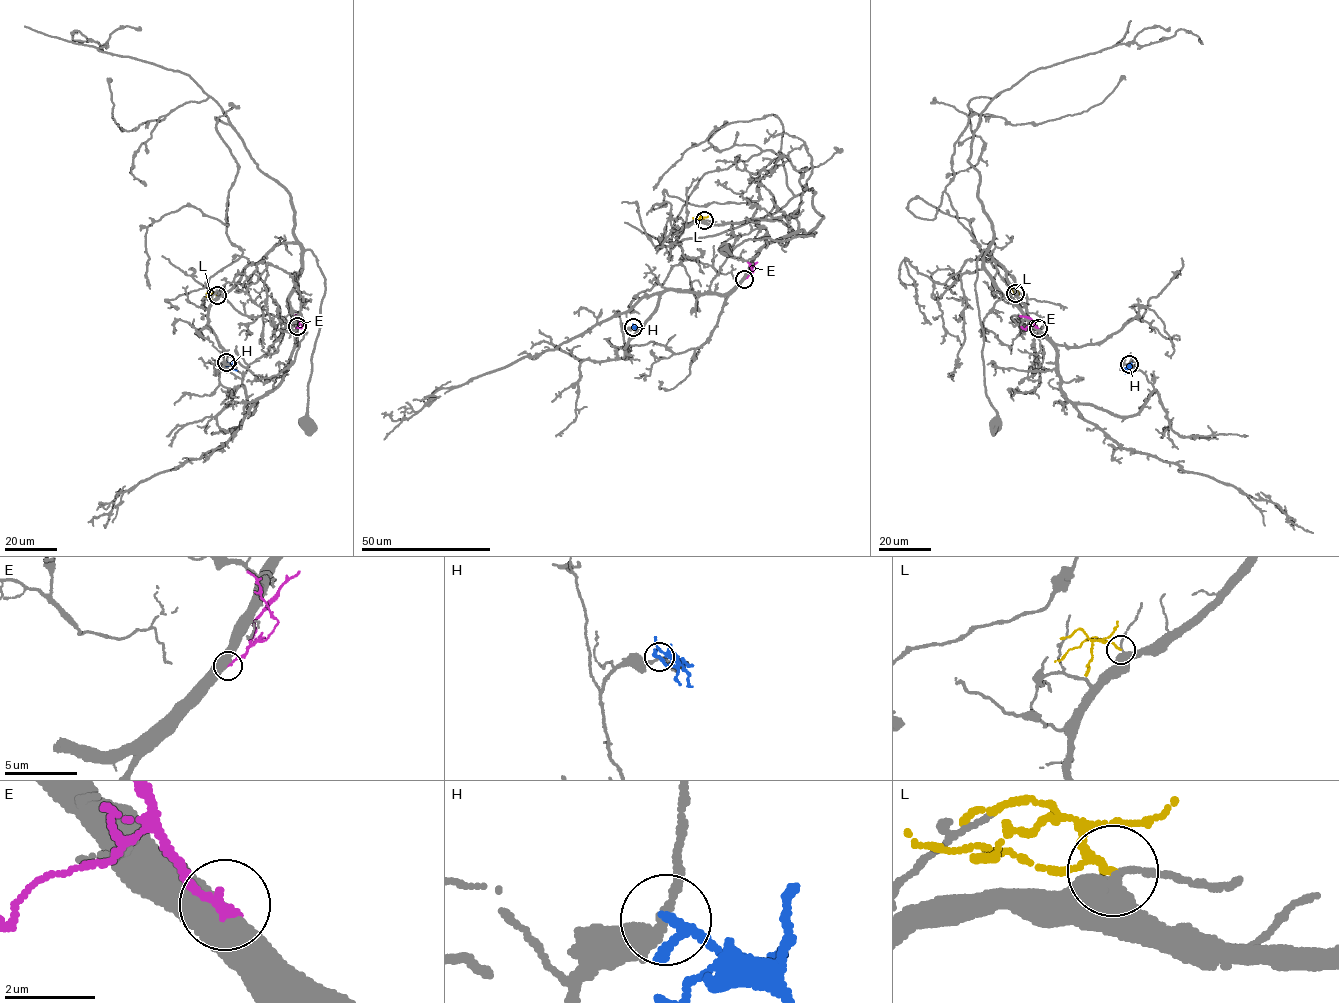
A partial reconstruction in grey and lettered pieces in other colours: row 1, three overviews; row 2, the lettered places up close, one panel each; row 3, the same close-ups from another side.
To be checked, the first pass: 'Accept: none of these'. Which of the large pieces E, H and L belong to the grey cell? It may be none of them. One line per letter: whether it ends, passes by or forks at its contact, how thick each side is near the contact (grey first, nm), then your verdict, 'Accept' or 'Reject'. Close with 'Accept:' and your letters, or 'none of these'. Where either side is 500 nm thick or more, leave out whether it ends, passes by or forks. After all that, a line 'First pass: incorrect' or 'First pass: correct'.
E: Thickness 550 nm (grey) against 200 nm. Reject
H: It passes by. Thickness 220 nm (grey) against 190 nm. Reject
L: It ends there. Thickness 380 nm (grey) against 150 nm. Reject
Accept: none of these
First pass: correct

